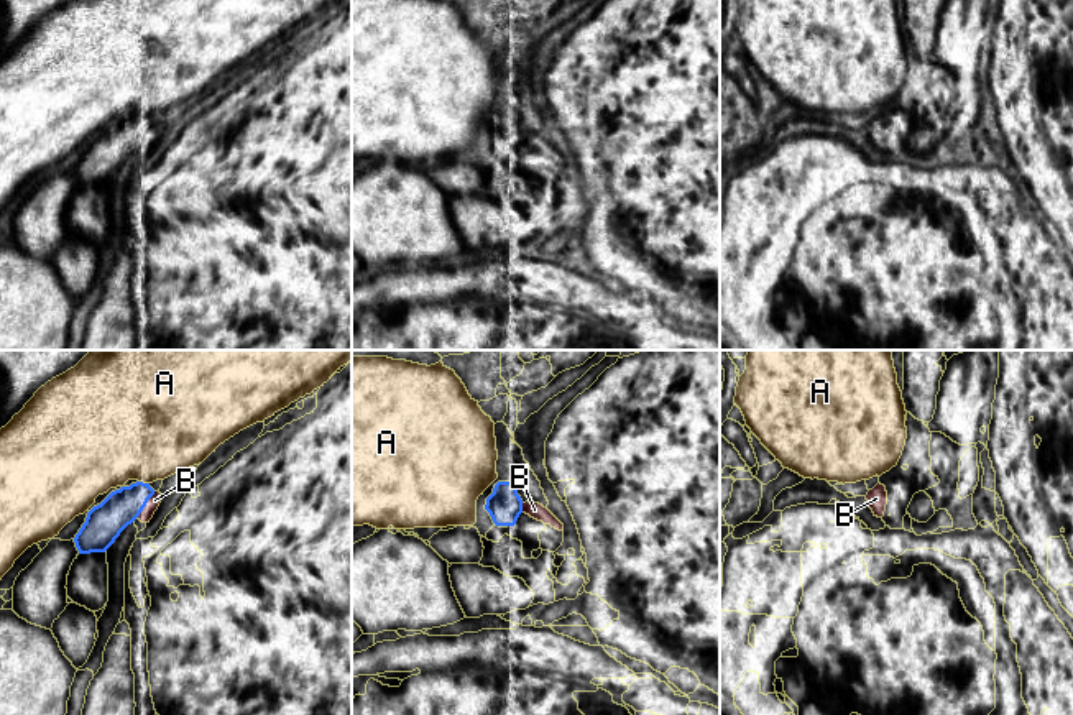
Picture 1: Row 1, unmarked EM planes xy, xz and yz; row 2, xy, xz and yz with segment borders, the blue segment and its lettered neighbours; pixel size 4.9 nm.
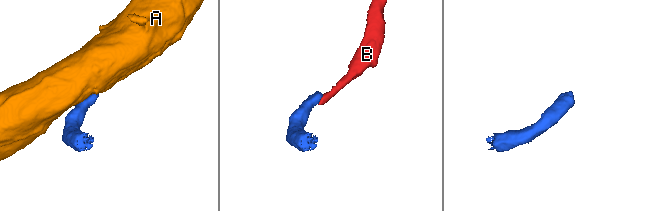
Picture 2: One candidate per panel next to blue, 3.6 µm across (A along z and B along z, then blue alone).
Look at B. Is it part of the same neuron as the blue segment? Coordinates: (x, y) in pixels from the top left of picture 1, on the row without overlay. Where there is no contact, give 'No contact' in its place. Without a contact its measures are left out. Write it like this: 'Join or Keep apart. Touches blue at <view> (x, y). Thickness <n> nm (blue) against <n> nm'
Join. Touches blue at xy (145, 137). Thickness 190 nm (blue) against 60 nm

